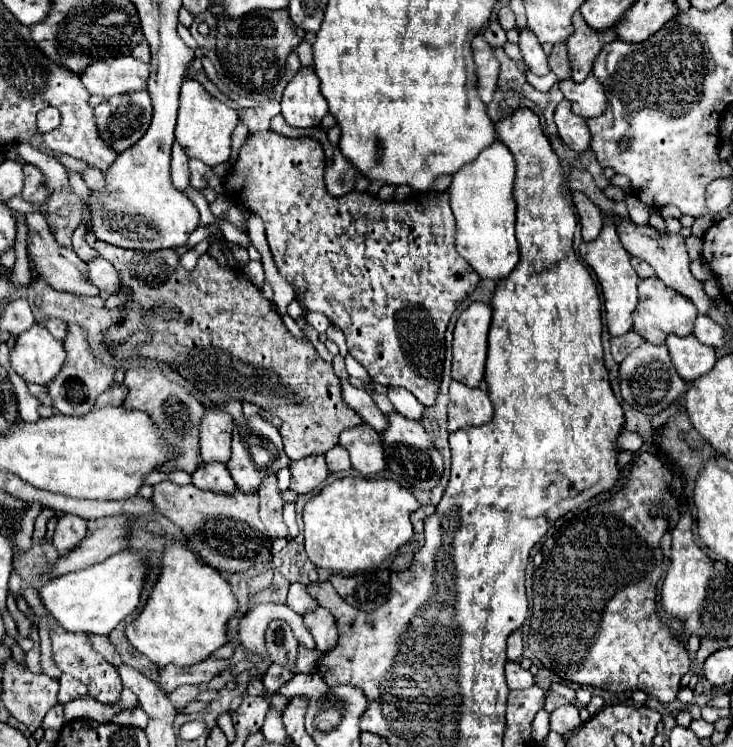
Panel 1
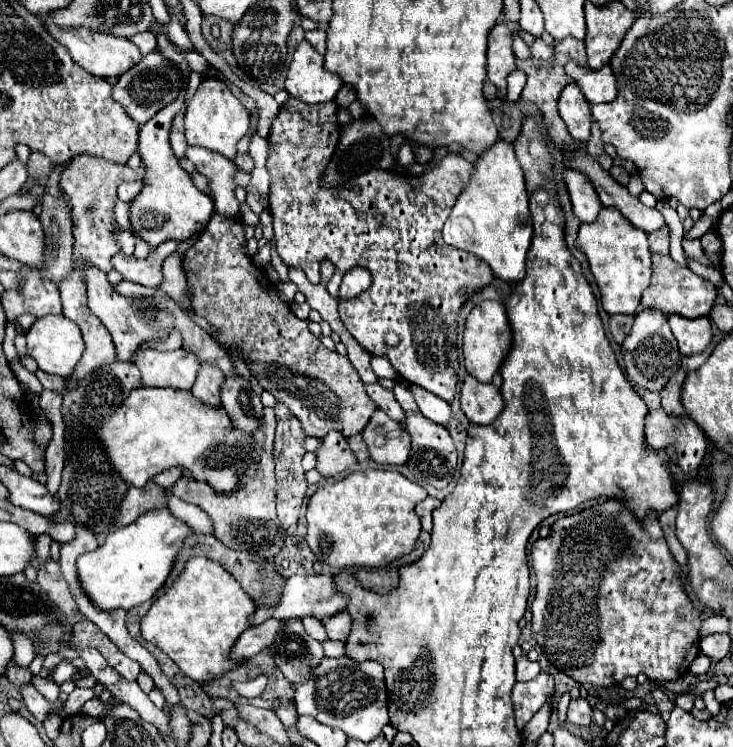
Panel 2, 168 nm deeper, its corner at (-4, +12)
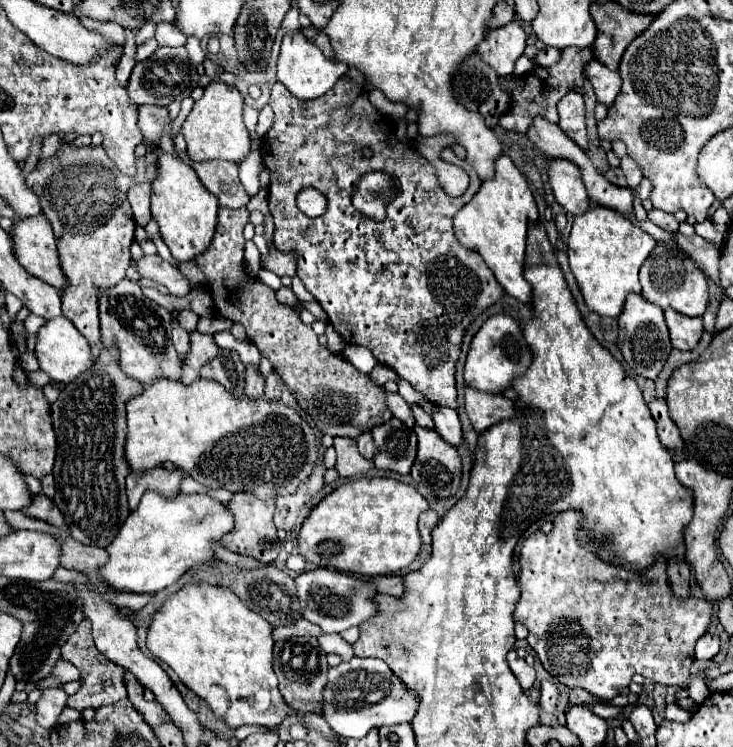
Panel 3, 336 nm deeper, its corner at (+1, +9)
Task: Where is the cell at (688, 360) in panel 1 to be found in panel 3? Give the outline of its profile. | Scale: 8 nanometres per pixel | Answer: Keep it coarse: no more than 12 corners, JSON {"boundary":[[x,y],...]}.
{"boundary":[[670,307],[666,323],[672,345],[694,349],[704,331],[702,317],[686,317]]}

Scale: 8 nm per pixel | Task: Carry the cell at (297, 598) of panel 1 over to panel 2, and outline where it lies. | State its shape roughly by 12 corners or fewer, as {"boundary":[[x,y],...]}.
{"boundary":[[323,574],[287,578],[275,608],[258,606],[250,626],[269,618],[325,618],[347,596]]}

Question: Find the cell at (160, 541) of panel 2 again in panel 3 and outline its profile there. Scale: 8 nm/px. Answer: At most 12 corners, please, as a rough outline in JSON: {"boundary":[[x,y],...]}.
{"boundary":[[144,493],[98,573],[156,593],[218,561],[234,515],[208,493]]}

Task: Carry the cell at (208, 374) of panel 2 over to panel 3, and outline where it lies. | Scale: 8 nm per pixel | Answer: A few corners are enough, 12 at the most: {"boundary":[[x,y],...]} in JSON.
{"boundary":[[190,333],[182,383],[200,377],[204,363],[218,355],[212,333]]}

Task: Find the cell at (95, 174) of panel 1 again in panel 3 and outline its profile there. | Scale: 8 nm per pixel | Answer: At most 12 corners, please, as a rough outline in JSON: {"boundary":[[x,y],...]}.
{"boundary":[[138,183],[128,199],[138,225],[150,221],[150,183]]}

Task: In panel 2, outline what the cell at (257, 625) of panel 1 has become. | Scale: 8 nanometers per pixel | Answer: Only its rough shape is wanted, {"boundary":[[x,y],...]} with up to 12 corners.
{"boundary":[[303,618],[303,626],[311,638],[327,640],[325,628],[315,618]]}

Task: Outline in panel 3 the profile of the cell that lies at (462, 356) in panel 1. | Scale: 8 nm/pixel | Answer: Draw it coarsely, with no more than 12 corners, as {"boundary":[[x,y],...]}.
{"boundary":[[492,315],[464,369],[468,387],[502,393],[532,363],[520,323]]}

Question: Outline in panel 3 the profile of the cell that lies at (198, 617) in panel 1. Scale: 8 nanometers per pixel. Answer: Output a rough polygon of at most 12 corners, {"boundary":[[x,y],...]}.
{"boundary":[[188,583],[148,649],[230,727],[288,717],[272,625]]}

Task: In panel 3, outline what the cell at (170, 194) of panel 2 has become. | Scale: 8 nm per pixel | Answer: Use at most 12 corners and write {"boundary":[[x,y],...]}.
{"boundary":[[158,151],[152,217],[180,263],[210,247],[218,199]]}

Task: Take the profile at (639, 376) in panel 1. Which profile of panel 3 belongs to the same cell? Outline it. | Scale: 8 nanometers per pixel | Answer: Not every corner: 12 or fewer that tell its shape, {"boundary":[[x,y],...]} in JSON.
{"boundary":[[628,295],[616,345],[656,379],[672,351],[664,311]]}

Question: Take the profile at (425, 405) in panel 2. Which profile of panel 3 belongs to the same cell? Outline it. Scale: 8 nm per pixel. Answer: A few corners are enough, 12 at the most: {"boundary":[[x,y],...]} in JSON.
{"boundary":[[434,405],[432,419],[446,443],[462,443],[462,423],[454,409]]}

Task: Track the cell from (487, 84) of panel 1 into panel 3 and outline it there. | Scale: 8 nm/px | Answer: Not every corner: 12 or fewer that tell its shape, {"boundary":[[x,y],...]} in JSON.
{"boundary":[[490,29],[478,53],[500,77],[514,73],[526,29]]}

